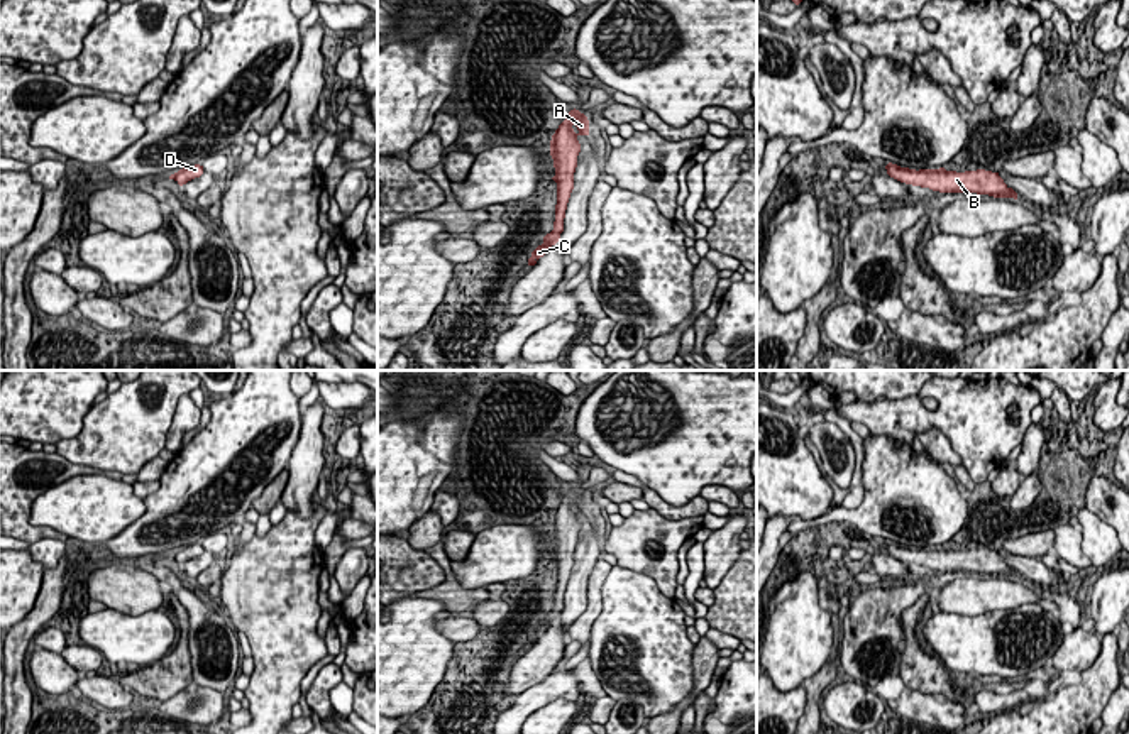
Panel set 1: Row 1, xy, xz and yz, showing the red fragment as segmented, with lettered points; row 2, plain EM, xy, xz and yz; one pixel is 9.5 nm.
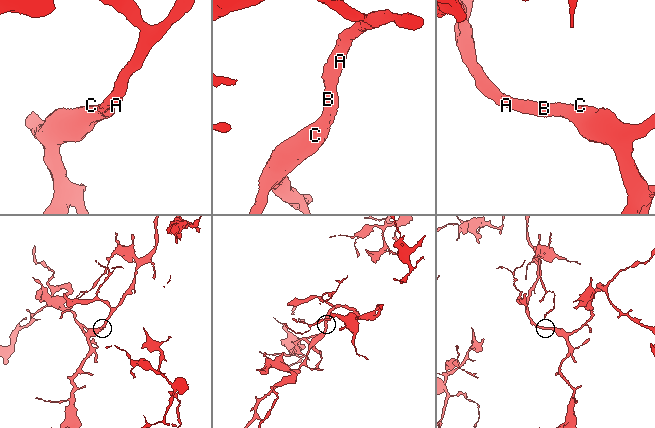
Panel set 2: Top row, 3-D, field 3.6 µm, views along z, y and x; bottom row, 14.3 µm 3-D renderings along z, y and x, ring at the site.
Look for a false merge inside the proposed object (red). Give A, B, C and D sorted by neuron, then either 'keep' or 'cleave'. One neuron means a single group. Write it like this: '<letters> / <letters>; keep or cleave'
A B C D; keep

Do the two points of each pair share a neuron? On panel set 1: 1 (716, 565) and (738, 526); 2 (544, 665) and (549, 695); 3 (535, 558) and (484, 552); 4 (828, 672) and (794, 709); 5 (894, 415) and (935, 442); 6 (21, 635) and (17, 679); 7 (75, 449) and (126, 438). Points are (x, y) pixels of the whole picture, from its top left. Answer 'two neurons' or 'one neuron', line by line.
1: one neuron
2: two neurons
3: one neuron
4: two neurons
5: two neurons
6: one neuron
7: one neuron

